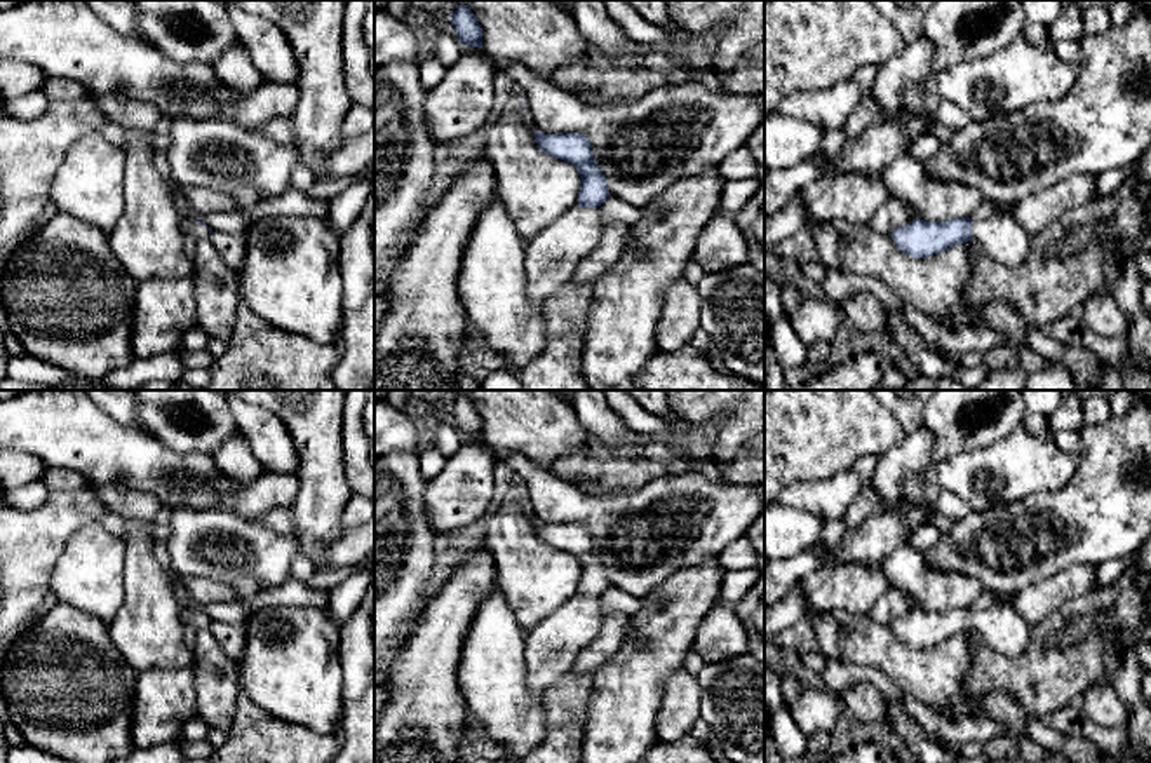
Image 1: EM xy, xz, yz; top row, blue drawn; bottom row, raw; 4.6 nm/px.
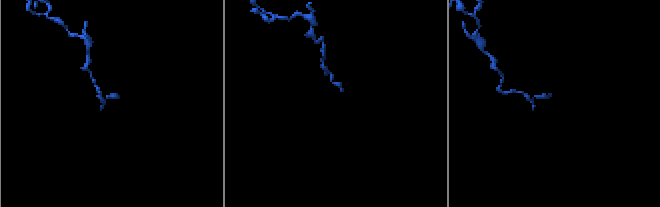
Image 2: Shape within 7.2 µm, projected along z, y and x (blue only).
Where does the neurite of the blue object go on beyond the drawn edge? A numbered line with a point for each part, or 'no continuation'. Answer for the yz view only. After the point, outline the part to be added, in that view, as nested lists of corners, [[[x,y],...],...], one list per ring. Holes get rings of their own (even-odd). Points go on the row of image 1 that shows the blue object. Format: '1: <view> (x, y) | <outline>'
1: yz (1003, 239) | [[[998,207],[989,219],[972,223],[972,240],[1001,267],[1019,268],[1029,254],[1033,237],[1015,219],[1013,207]]]

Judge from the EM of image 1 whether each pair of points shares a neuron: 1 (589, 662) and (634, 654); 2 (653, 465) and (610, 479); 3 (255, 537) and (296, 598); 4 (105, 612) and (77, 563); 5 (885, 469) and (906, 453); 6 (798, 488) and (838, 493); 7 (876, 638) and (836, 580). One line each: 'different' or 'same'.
1: different
2: same
3: different
4: same
5: same
6: same
7: different

